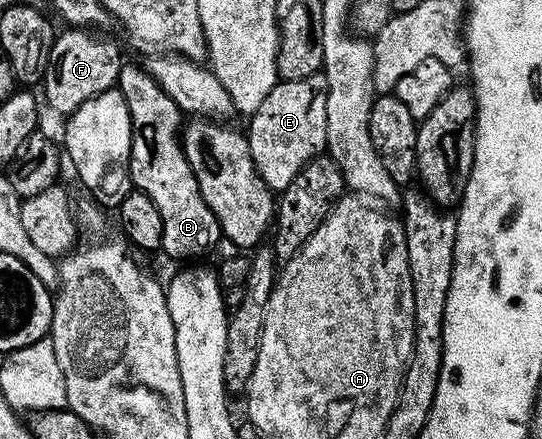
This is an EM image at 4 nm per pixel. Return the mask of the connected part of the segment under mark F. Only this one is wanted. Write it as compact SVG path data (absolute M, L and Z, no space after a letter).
M66 28L55 37L50 53L50 68L40 83L40 90L46 93L46 102L61 116L69 116L84 104L105 90L115 89L118 74L122 71L124 59L114 42L101 38L101 33L86 28Z

